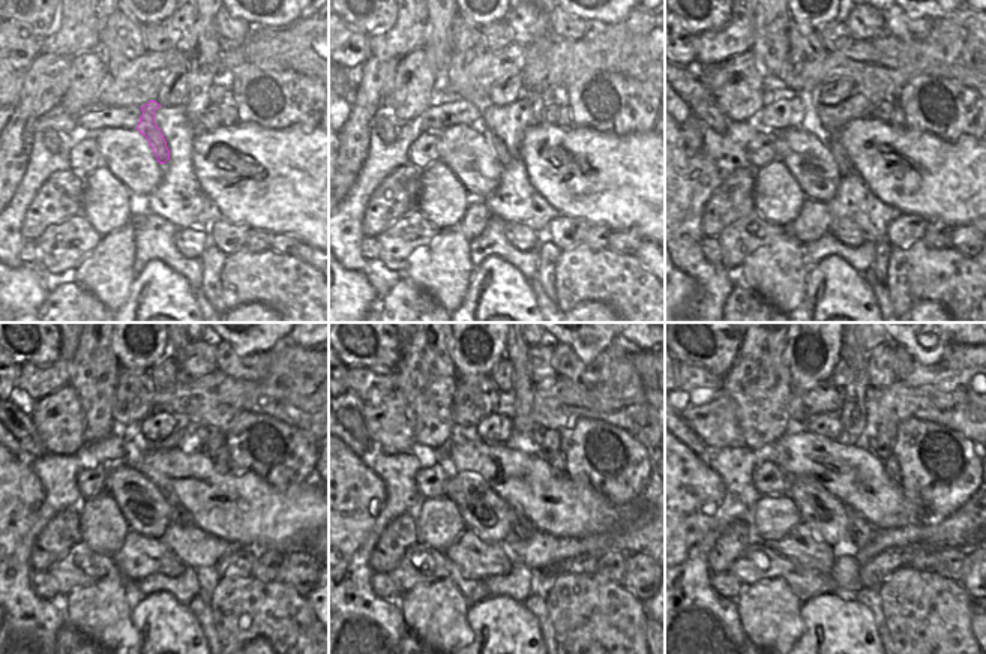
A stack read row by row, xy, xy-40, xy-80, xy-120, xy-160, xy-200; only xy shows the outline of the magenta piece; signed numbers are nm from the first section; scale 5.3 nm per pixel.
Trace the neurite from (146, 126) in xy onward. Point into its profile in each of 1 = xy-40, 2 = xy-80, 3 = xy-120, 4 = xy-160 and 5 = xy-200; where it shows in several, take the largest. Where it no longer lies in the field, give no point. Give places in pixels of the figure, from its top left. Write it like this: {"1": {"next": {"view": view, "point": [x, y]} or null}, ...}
{"1": {"next": {"view": "xy-40", "point": [503, 156]}}, "2": {"next": {"view": "xy-80", "point": [845, 165]}}, "3": {"next": {"view": "xy-120", "point": [180, 515]}}, "4": {"next": {"view": "xy-160", "point": [523, 527]}}, "5": {"next": {"view": "xy-200", "point": [860, 531]}}}

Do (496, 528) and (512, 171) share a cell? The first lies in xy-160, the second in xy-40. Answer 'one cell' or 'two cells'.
two cells

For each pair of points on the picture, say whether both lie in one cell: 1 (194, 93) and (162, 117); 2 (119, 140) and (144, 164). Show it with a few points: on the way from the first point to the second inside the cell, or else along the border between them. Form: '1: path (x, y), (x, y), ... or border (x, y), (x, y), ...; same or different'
1: border (183, 104), (194, 135); different
2: path (128, 144), (135, 146), (135, 155); same

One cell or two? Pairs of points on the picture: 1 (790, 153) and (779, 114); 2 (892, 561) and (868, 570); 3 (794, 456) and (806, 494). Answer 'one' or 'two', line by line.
1: two
2: one
3: two

